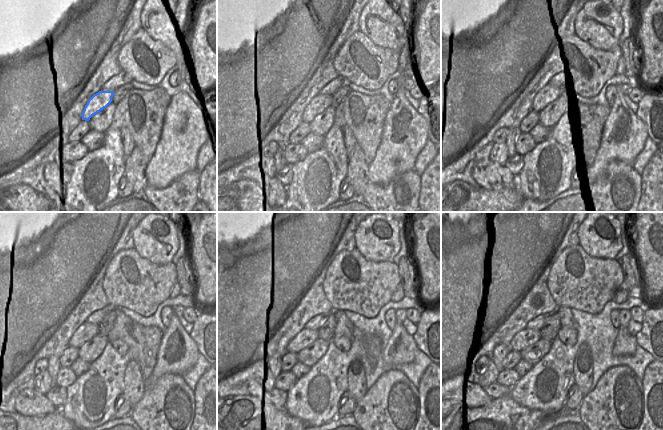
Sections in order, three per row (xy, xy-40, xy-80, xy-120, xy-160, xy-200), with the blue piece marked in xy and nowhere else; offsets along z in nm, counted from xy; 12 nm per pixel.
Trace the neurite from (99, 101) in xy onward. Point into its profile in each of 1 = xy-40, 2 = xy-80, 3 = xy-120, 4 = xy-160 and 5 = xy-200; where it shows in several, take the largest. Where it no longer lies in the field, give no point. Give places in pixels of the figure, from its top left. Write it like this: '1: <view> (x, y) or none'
1: xy-40 (320, 103)
2: xy-80 (539, 103)
3: xy-120 (85, 332)
4: xy-160 (305, 337)
5: xy-200 (526, 337)

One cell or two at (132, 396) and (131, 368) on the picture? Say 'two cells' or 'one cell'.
one cell

